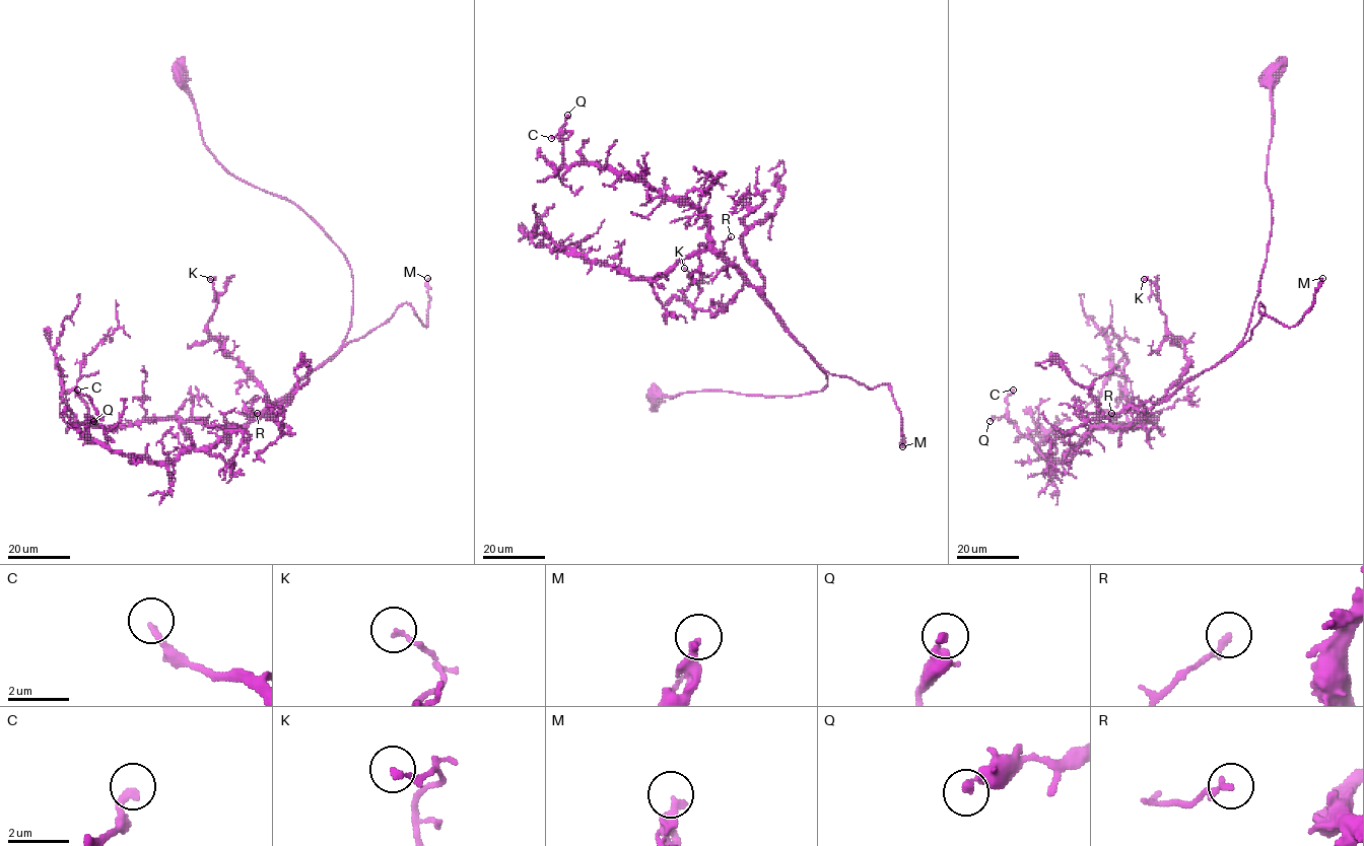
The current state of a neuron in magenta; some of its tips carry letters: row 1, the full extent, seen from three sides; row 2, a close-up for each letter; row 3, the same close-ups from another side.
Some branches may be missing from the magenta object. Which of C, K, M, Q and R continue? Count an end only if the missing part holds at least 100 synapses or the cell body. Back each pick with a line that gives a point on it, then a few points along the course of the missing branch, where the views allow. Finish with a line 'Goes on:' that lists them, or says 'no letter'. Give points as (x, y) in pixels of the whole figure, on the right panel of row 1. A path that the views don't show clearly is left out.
Goes on: no letter

